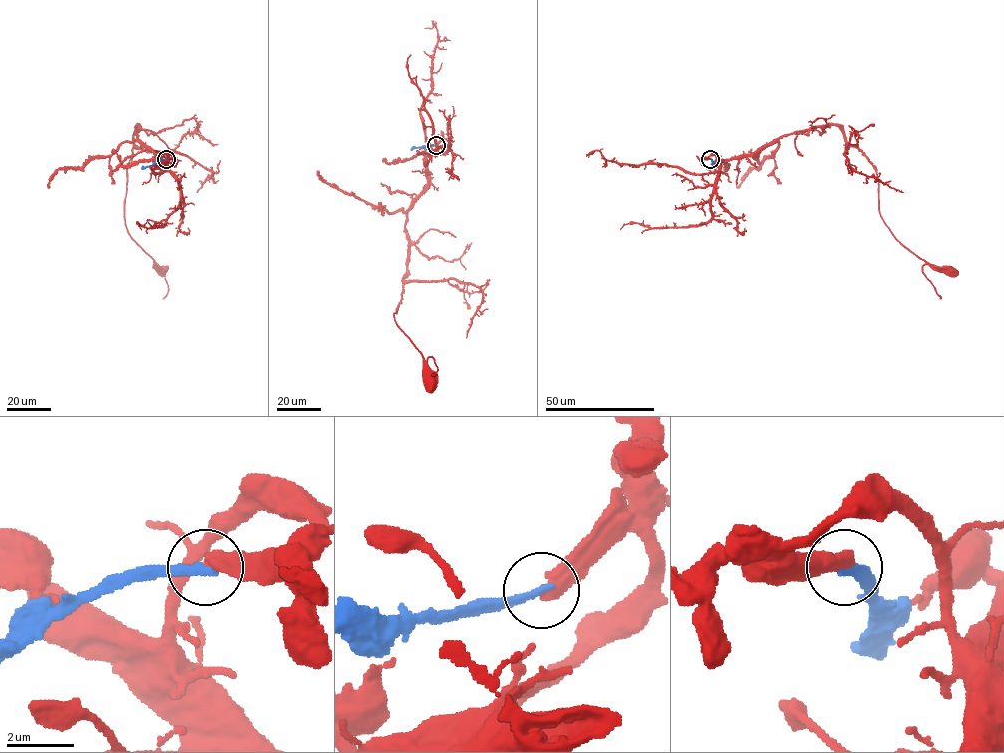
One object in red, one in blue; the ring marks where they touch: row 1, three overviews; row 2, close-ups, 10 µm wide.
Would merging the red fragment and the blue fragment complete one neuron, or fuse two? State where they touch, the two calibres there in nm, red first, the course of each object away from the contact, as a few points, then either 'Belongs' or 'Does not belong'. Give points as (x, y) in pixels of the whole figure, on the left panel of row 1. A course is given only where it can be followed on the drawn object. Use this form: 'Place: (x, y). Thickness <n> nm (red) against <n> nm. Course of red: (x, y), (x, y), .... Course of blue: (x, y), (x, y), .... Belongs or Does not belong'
Place: (166, 159). Thickness 500 nm (red) against 260 nm. Course of red: (166, 159), (157, 160), (136, 135), (137, 125), (127, 171), (124, 223), (160, 270). Course of blue: (166, 159), (141, 169). Does not belong

